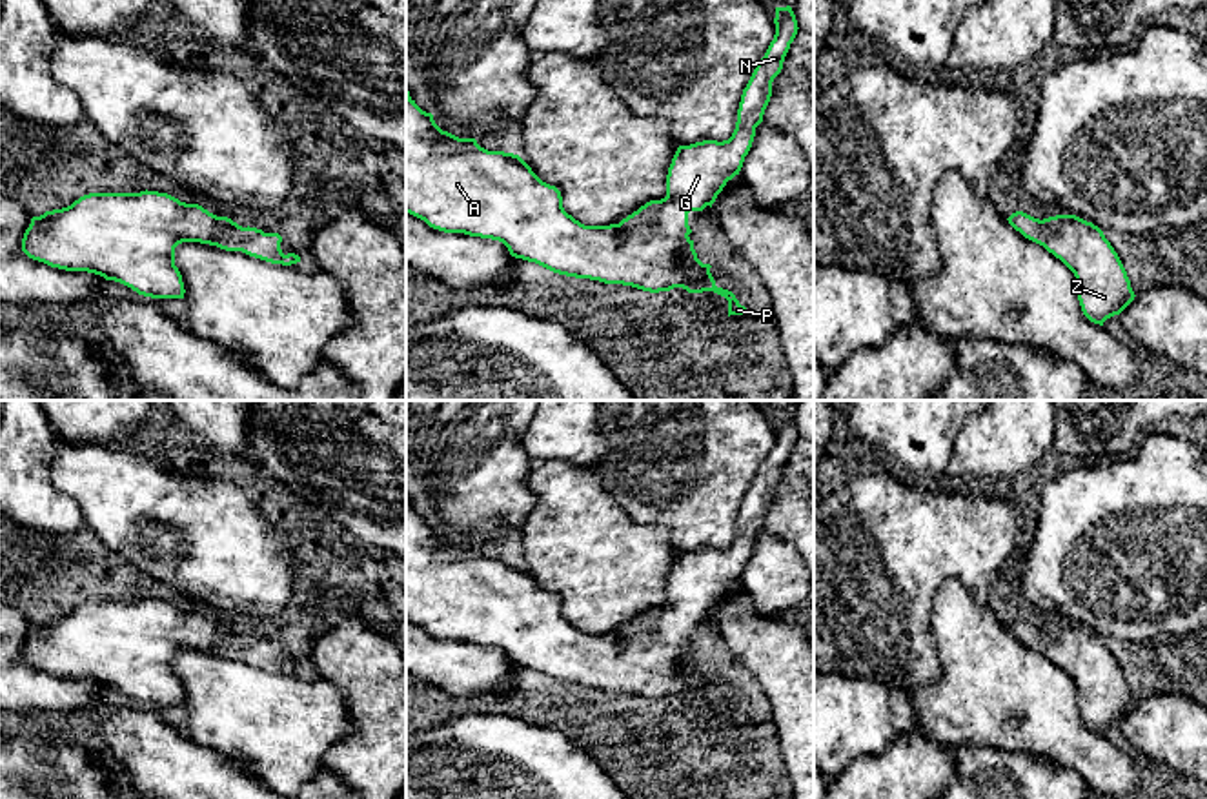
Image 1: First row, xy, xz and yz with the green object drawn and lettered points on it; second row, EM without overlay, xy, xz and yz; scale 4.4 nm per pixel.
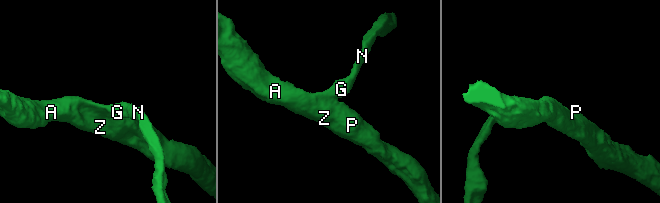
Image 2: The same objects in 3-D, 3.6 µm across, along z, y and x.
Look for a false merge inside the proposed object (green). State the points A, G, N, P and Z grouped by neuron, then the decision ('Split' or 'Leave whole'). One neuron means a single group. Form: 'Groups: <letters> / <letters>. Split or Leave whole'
Groups: A G N P Z. Leave whole

